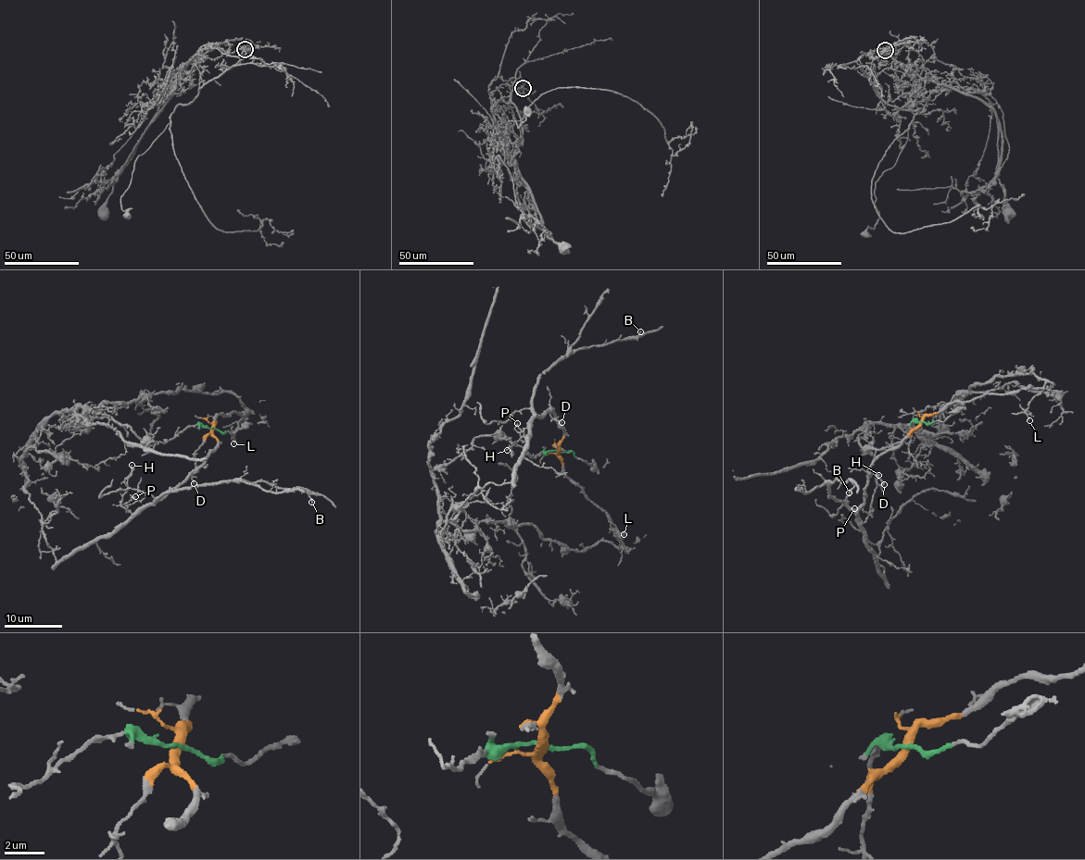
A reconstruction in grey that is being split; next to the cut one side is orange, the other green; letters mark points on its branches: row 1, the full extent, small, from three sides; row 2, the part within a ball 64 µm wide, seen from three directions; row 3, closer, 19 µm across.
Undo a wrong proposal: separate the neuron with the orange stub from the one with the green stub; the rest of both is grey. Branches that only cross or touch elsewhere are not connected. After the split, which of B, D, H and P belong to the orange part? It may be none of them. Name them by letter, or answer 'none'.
B, D, H, P

